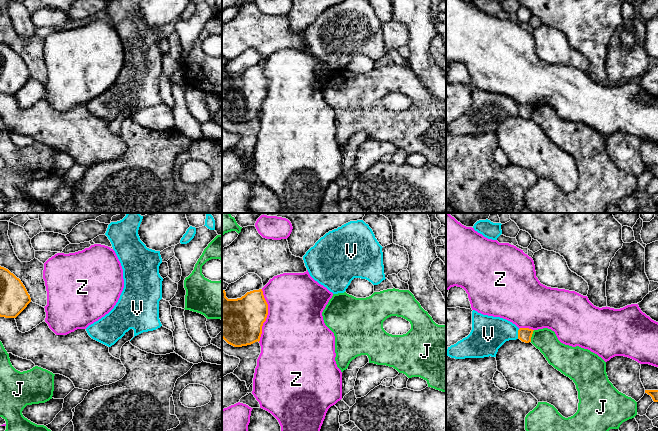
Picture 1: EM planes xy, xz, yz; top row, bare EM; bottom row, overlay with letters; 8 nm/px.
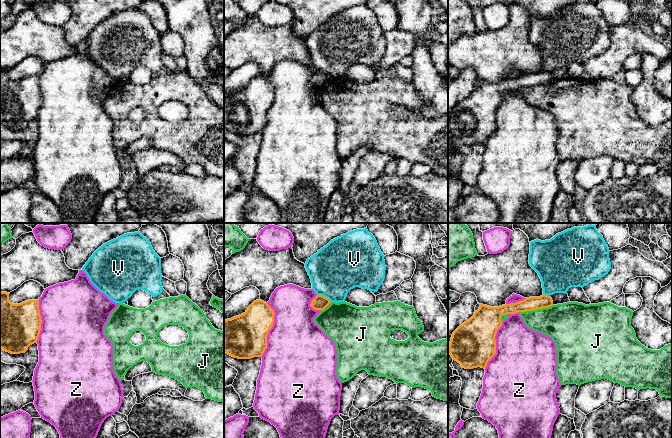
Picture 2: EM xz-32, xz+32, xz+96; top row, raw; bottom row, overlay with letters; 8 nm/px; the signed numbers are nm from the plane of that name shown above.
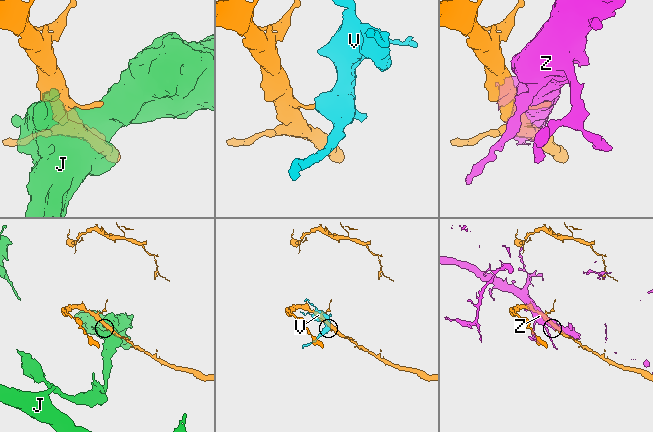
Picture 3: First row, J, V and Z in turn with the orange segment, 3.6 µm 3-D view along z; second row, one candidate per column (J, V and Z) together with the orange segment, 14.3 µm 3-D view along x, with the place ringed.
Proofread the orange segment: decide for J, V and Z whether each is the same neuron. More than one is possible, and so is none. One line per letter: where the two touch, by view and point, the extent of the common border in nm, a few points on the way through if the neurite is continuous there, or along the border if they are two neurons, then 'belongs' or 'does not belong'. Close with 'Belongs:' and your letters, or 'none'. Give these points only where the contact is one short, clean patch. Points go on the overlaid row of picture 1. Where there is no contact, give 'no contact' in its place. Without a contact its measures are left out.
J: contact yz (531, 336); length 100 nm; does not belong
V: contact yz (518, 334); length 80 nm; border yz (519, 329), (517, 338); does not belong
Z: contact xz (267, 314); length 420 nm; does not belong
Belongs: none

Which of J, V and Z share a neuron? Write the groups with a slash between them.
J / V / Z

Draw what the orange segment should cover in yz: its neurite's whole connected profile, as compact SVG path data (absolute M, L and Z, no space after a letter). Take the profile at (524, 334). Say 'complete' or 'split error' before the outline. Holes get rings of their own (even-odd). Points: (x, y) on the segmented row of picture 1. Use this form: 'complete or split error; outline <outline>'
complete; outline M520 328L518 330L518 339L520 339L522 342L525 342L525 343L531 342L533 331L534 330L529 328Z

